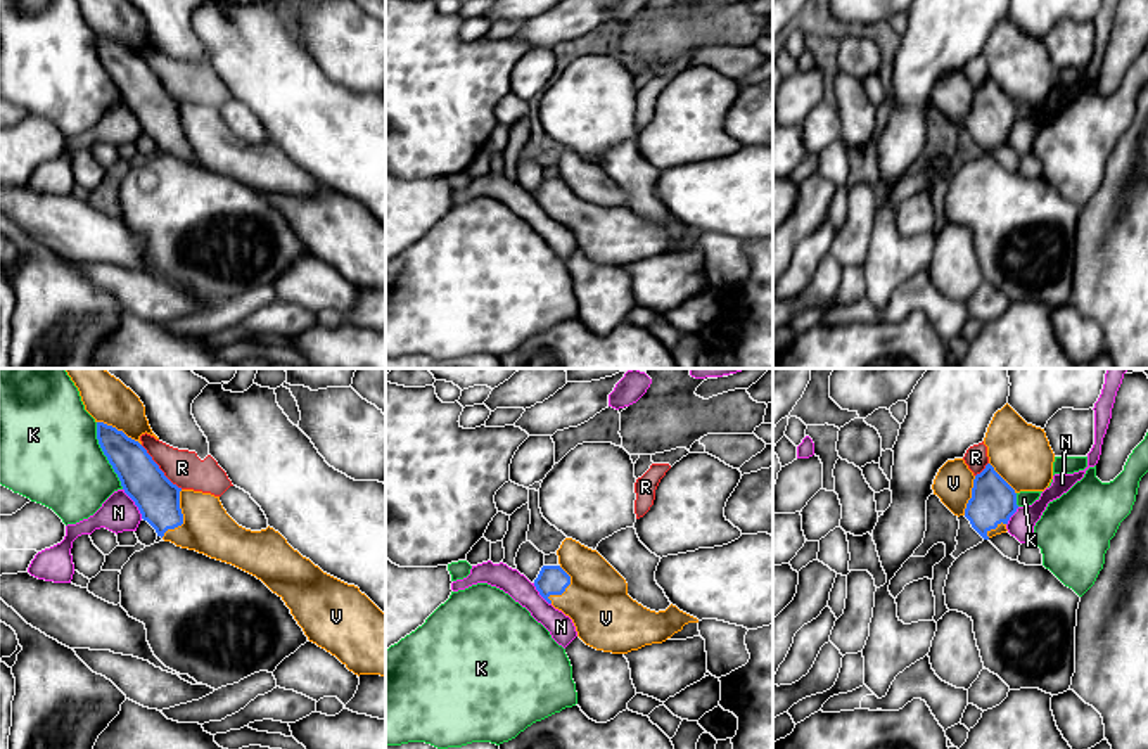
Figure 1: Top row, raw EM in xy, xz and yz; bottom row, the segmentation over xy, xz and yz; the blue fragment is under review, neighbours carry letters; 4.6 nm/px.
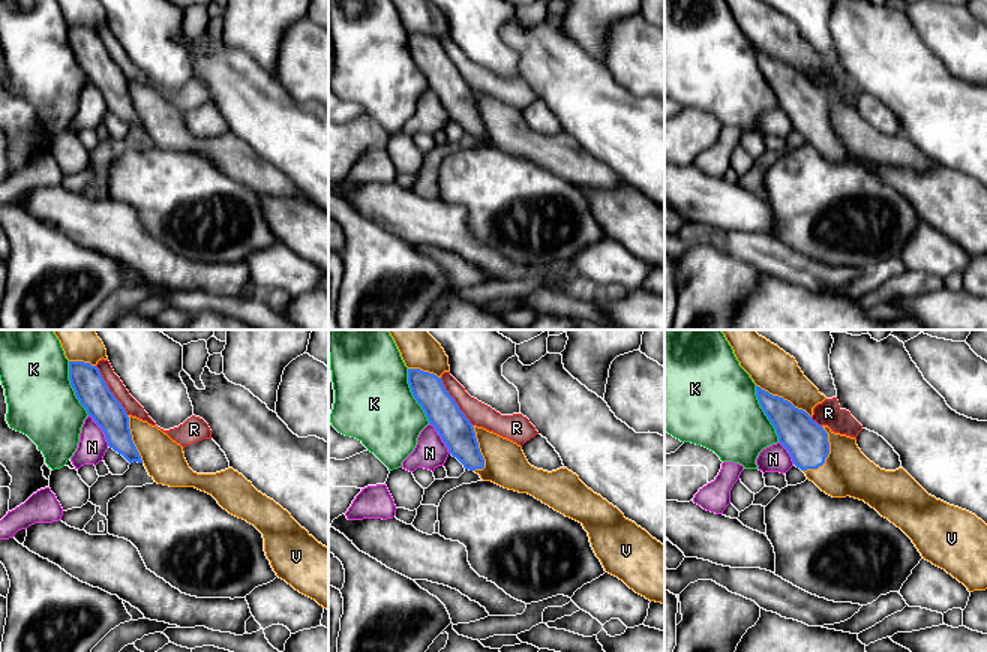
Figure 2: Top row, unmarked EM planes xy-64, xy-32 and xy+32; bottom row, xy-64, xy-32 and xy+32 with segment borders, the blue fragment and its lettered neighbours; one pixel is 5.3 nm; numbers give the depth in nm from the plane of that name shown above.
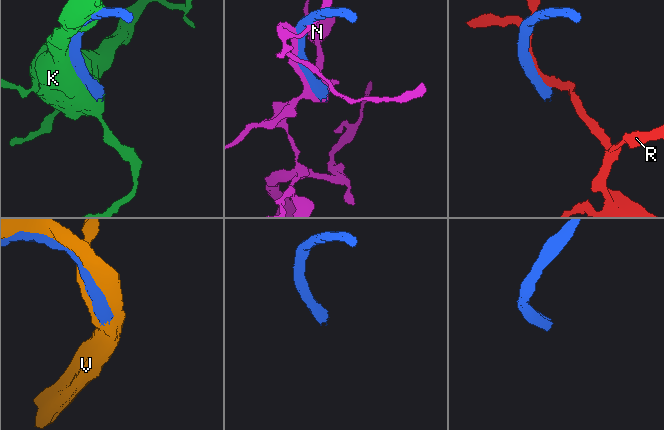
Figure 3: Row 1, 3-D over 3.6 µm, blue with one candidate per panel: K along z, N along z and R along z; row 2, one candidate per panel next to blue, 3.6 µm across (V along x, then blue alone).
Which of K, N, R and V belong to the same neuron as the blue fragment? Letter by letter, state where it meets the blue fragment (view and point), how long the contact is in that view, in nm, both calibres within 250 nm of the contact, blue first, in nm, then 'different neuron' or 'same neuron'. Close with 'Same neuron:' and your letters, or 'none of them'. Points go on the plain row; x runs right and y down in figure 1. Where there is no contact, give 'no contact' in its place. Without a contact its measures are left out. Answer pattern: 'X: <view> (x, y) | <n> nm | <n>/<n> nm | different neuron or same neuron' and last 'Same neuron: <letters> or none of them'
K: xy (104, 66) | 340 nm | 200/460 nm | different neuron
N: xy (135, 116) | 170 nm | 200/170 nm | different neuron
R: xy (159, 82) | 280 nm | 200/170 nm | different neuron
V: xy (182, 130) | 240 nm | 200/220 nm | same neuron
Same neuron: V

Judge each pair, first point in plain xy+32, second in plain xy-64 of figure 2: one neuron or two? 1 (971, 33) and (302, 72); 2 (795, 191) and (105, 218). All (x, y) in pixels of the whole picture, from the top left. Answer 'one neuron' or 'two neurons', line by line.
1: one neuron
2: two neurons

